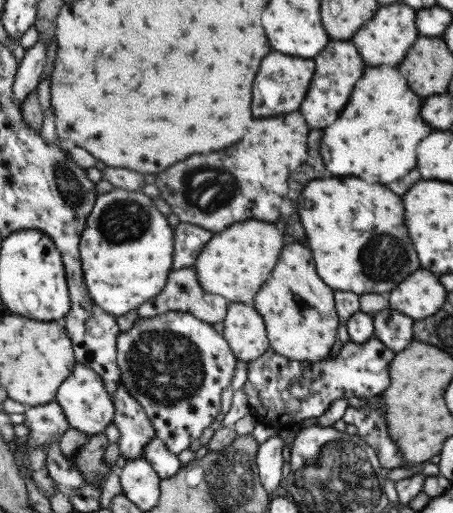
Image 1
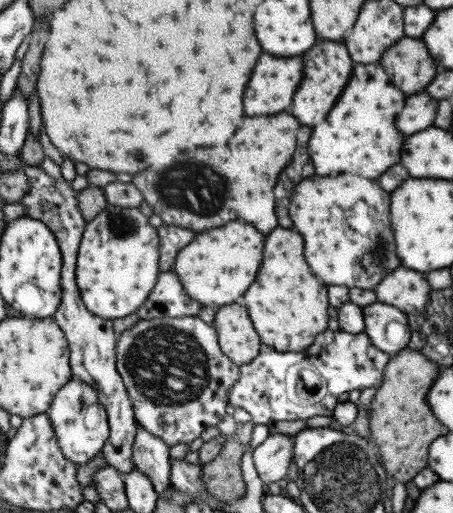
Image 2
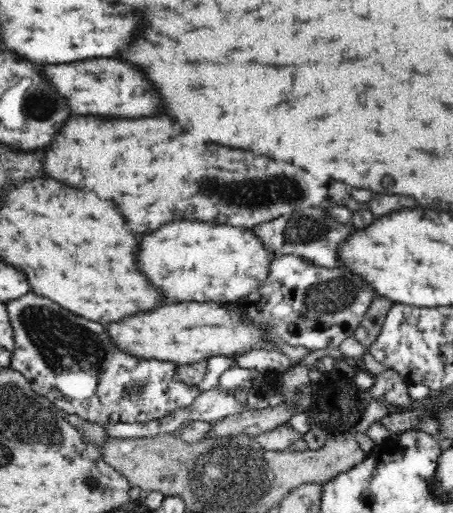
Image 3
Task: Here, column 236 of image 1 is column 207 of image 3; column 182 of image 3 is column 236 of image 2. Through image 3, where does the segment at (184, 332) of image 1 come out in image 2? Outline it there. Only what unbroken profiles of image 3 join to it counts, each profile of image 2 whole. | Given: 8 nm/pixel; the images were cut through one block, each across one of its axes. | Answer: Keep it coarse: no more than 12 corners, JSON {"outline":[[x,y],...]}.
{"outline":[[199,316],[119,336],[139,426],[189,446],[243,370]]}

